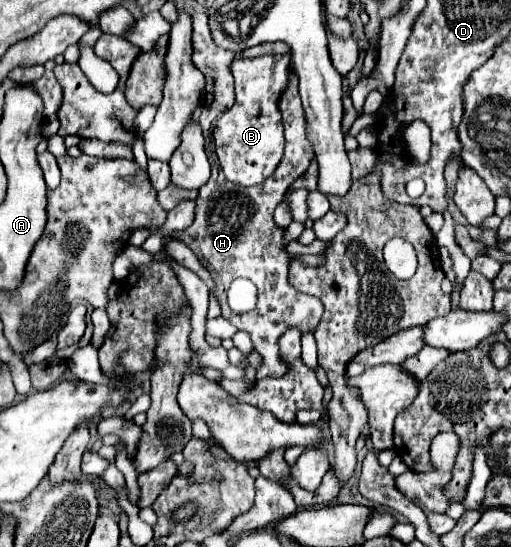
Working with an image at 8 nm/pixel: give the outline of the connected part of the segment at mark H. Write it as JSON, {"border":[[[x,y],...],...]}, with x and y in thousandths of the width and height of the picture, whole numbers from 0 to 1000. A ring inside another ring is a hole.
{"border":[[[568,130],[564,159],[546,181],[546,201],[556,225],[560,272],[556,294],[540,305],[540,313],[521,327],[509,342],[474,342],[446,335],[438,316],[431,313],[431,298],[415,298],[411,331],[387,349],[384,364],[384,400],[372,415],[364,415],[364,448],[384,463],[391,481],[419,506],[419,539],[431,554],[434,580],[446,583],[462,601],[477,601],[493,616],[493,634],[513,649],[513,664],[501,675],[501,693],[517,689],[548,689],[556,686],[556,664],[544,645],[544,616],[571,594],[587,598],[587,605],[614,605],[634,561],[626,547],[587,539],[564,517],[564,481],[568,466],[552,455],[552,419],[544,419],[532,404],[532,389],[554,366],[560,346],[595,320],[607,302],[611,265],[599,254],[599,218],[587,174],[583,174],[583,144],[579,133]],[[462,506],[485,506],[505,525],[505,554],[493,569],[458,572],[446,561],[442,532]]]}

